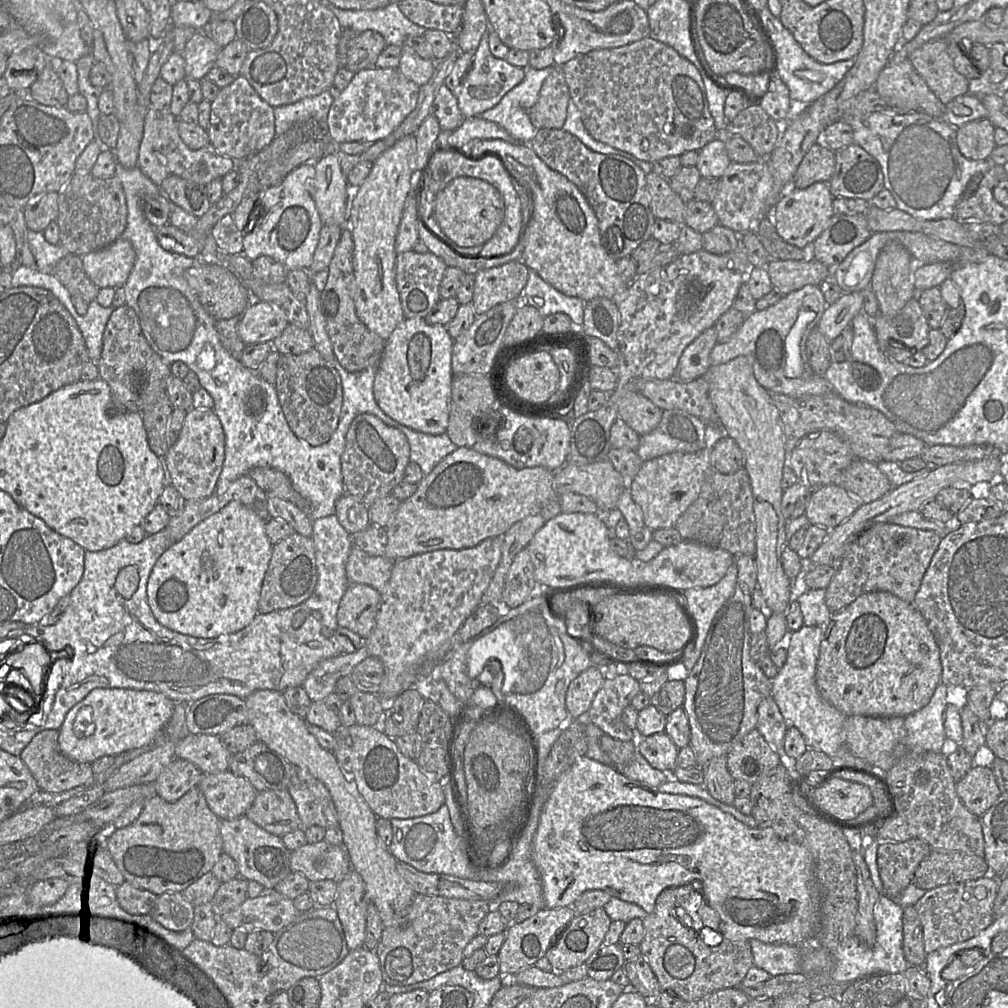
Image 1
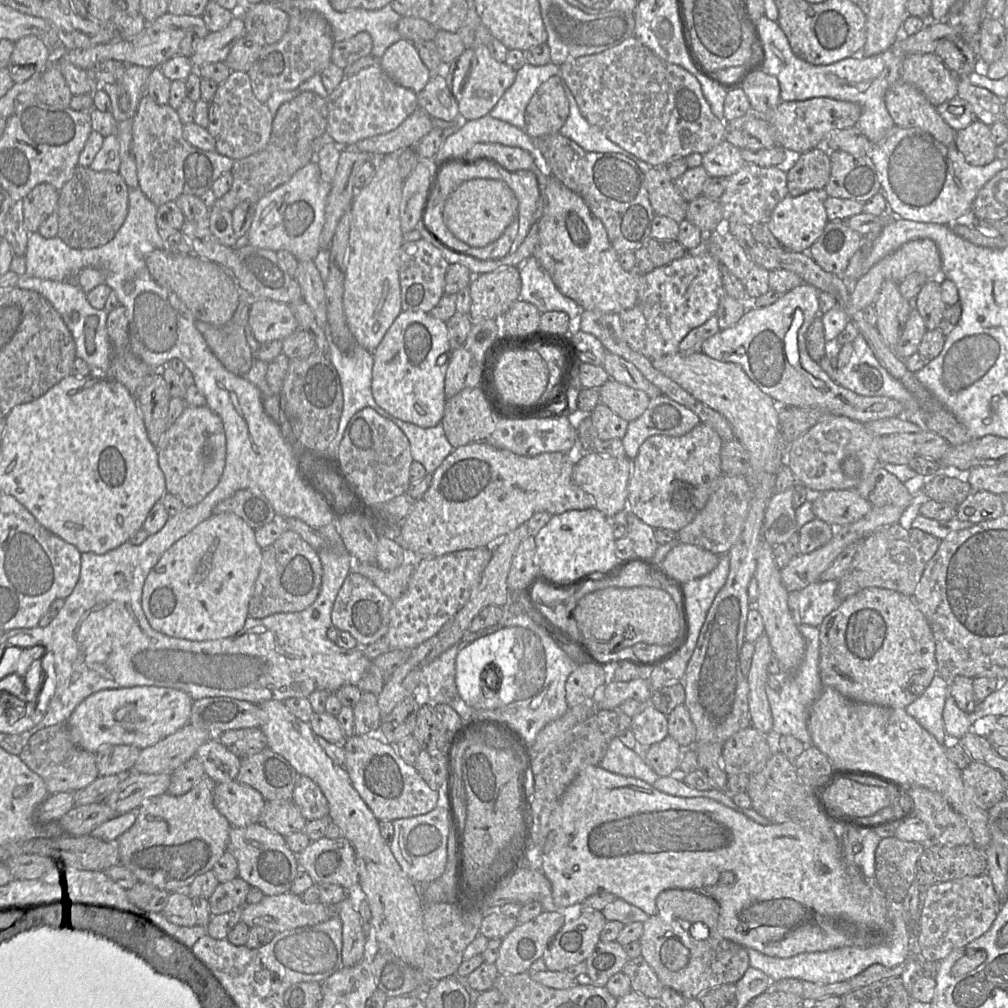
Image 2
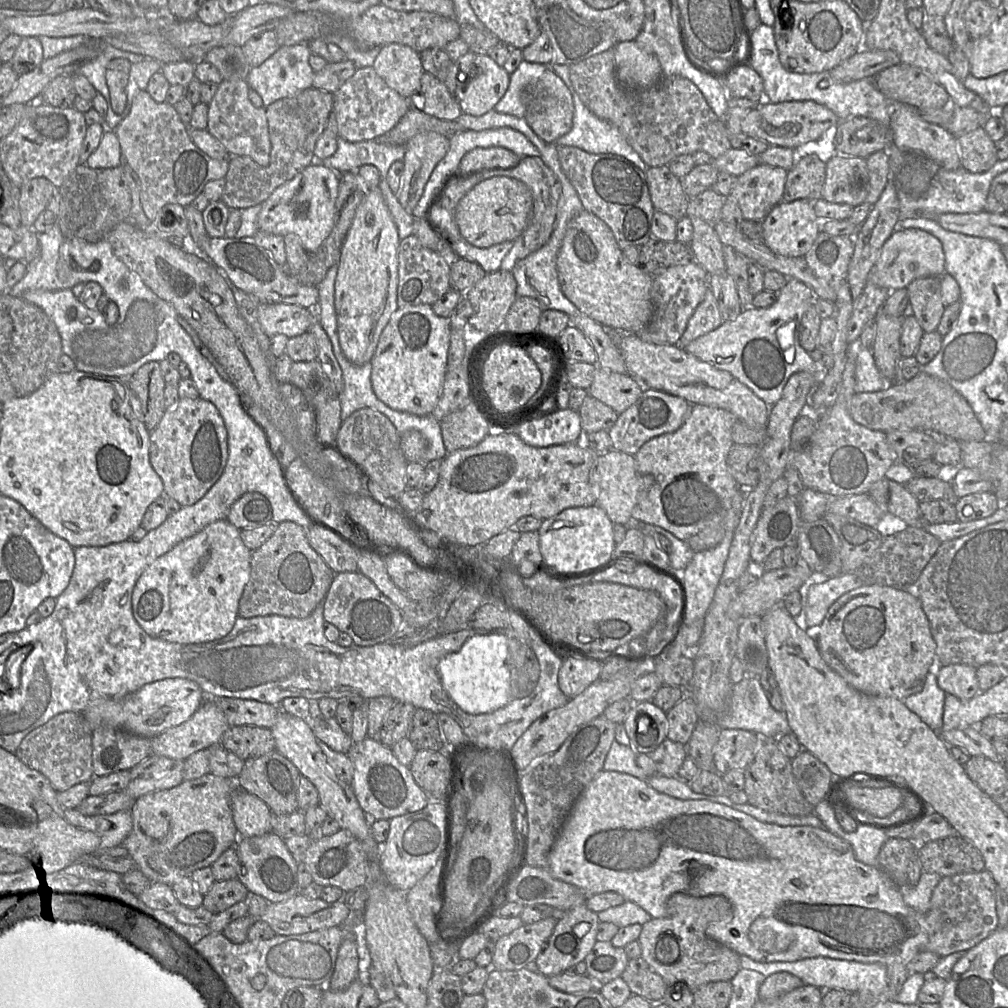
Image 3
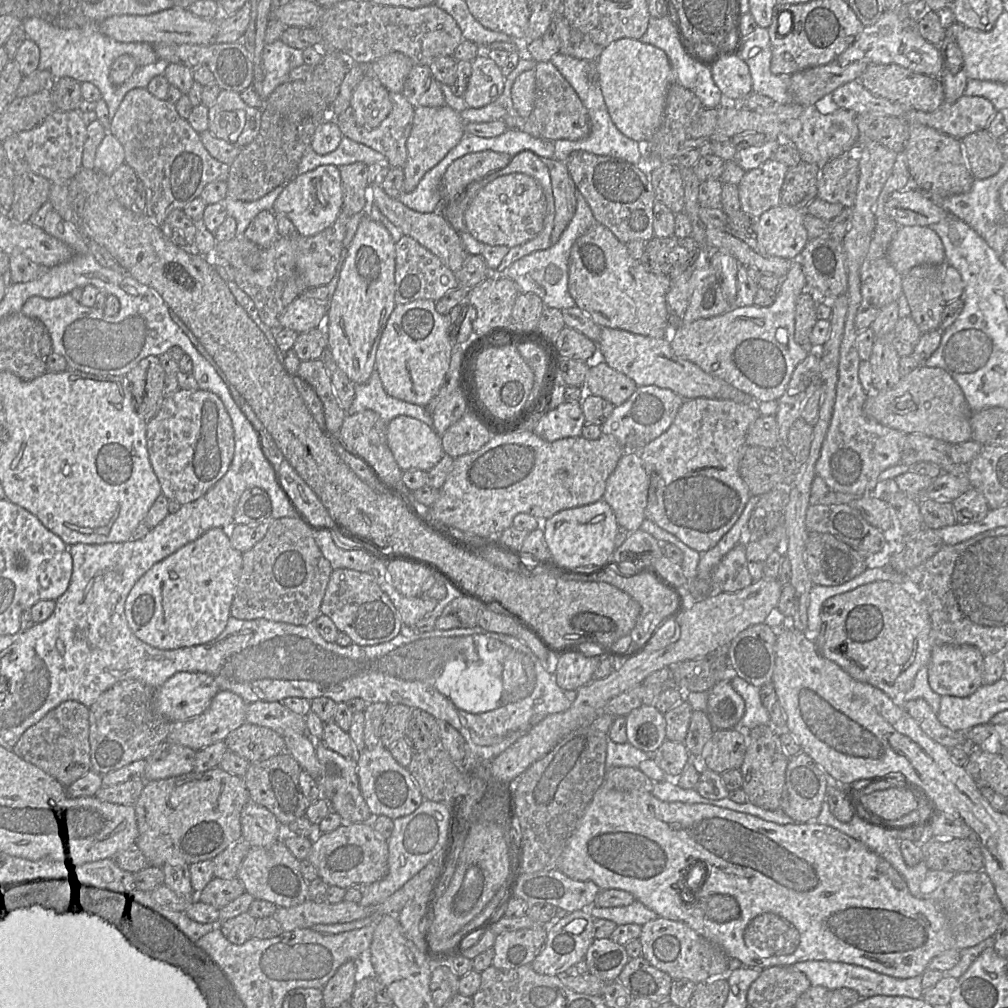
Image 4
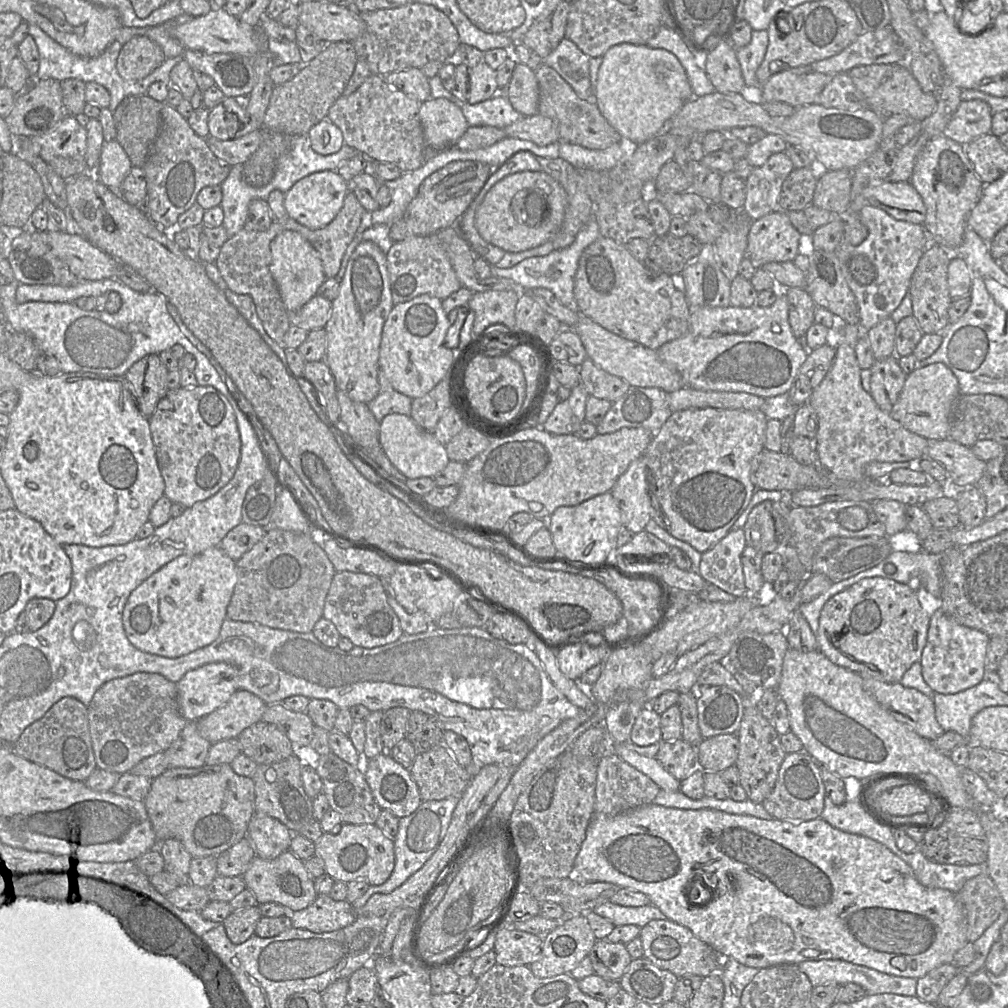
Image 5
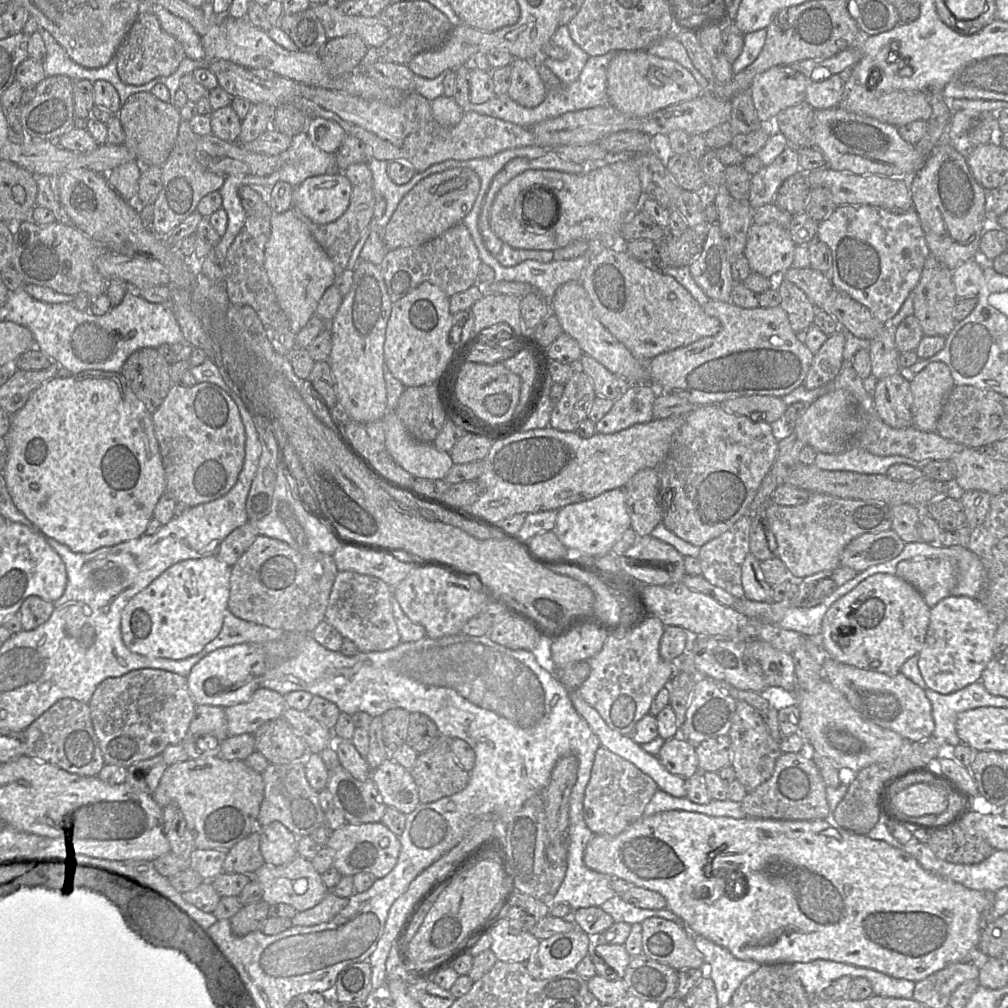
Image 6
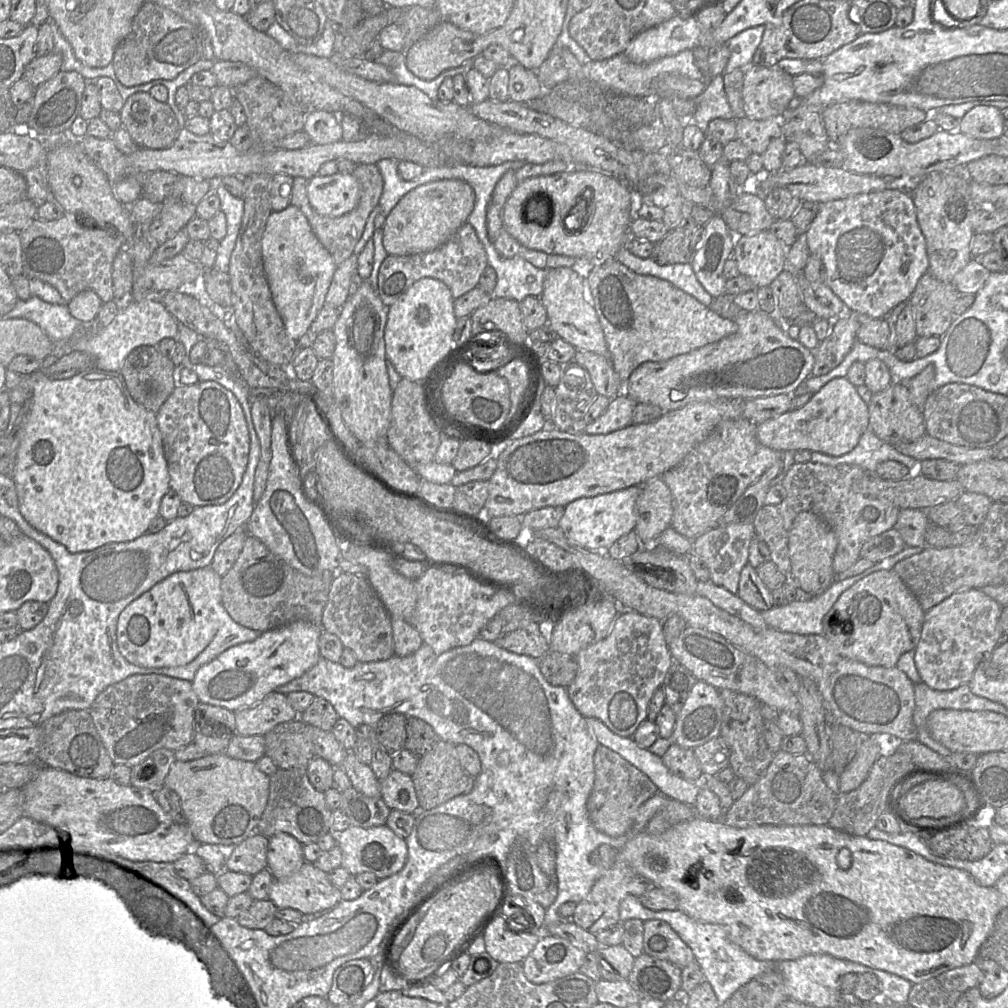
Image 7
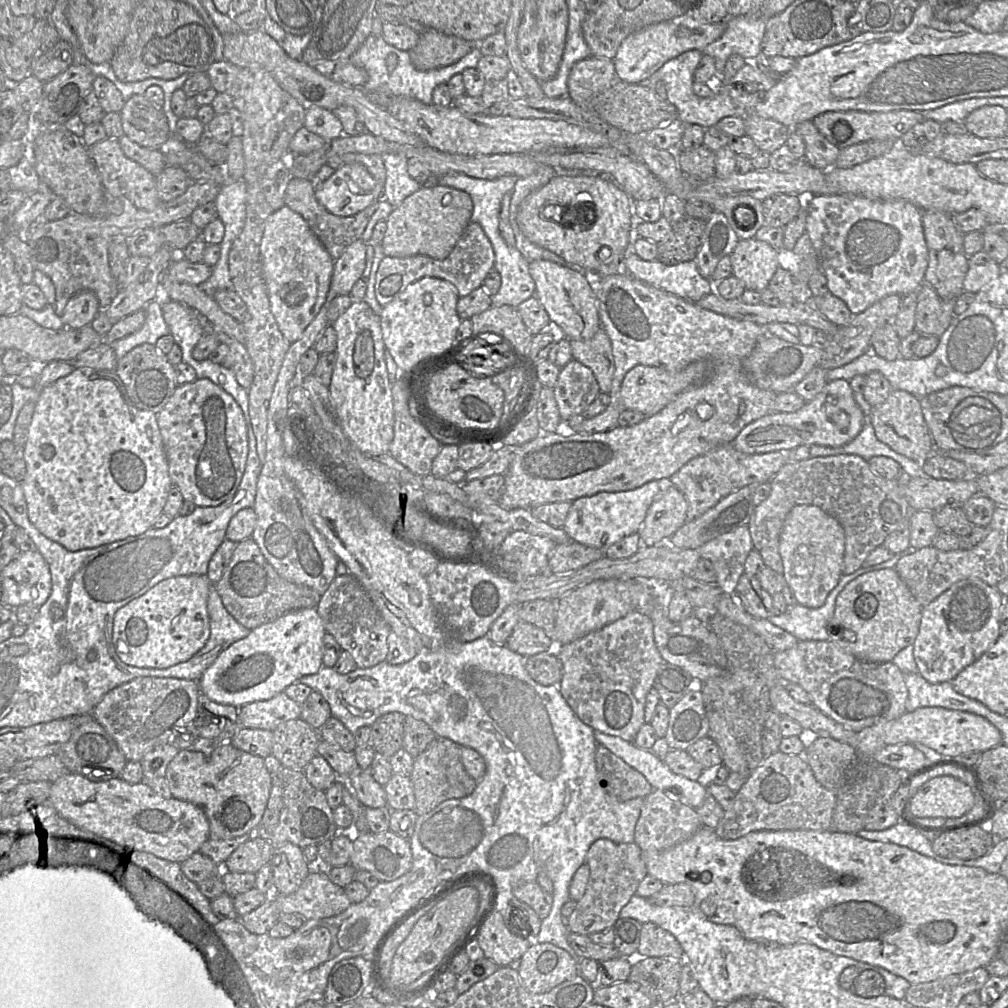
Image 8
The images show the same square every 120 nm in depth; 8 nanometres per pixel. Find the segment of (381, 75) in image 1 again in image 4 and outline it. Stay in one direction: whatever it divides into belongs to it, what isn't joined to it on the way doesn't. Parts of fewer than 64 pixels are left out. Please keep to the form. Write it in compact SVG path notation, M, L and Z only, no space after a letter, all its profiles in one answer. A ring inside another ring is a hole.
M371 74L361 78L350 101L350 108L360 127L374 129L389 115L392 109L389 93Z

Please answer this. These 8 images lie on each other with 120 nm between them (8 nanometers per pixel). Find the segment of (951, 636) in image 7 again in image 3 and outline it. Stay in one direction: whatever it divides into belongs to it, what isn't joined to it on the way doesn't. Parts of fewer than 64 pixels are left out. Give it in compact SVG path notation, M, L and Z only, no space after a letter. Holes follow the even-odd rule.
M966 664L936 666L938 686L961 700L970 700L979 690L977 668Z

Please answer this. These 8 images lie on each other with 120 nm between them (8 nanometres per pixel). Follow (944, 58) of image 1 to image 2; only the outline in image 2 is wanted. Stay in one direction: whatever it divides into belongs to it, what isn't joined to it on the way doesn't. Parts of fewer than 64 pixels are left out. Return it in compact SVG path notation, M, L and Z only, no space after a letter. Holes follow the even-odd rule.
M934 52L908 55L900 79L914 86L935 107L957 96L959 76Z

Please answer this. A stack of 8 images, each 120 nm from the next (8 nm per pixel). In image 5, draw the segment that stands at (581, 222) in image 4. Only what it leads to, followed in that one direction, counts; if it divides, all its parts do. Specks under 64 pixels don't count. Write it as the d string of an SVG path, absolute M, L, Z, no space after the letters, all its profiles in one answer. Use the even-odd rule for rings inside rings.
M591 219L577 234L574 242L560 250L554 250L544 257L524 259L512 268L501 269L490 265L494 277L508 278L525 290L544 288L551 291L557 300L566 307L574 307L574 284L579 260L585 249L600 237L599 227L595 219Z

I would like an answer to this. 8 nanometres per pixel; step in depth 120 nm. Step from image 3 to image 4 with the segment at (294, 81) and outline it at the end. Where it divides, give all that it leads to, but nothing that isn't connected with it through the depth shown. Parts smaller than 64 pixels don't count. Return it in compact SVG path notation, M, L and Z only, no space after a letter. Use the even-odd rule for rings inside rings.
M280 40L266 44L262 52L265 75L254 89L265 100L280 84L289 81L289 72L302 65L302 50L286 45Z

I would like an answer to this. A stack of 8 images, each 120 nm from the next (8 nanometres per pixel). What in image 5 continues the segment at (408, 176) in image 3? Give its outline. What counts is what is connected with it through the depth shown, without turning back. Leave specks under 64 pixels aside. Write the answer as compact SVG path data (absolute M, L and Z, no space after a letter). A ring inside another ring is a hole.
M446 98L422 102L419 118L426 144L438 153L454 147L469 128L461 107Z

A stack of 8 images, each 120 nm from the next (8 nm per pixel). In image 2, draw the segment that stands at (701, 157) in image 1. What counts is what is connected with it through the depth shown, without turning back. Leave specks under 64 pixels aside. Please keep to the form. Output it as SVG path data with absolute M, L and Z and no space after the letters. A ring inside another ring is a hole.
M726 140L702 157L702 167L710 177L728 178L745 164L746 162L741 156L741 150Z

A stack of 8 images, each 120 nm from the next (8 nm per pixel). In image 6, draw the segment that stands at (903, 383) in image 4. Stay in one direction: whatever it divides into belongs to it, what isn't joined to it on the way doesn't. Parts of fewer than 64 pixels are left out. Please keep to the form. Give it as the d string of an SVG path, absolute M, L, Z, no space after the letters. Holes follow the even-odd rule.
M931 362L909 377L912 425L919 430L935 432L944 401L955 386L948 366Z

